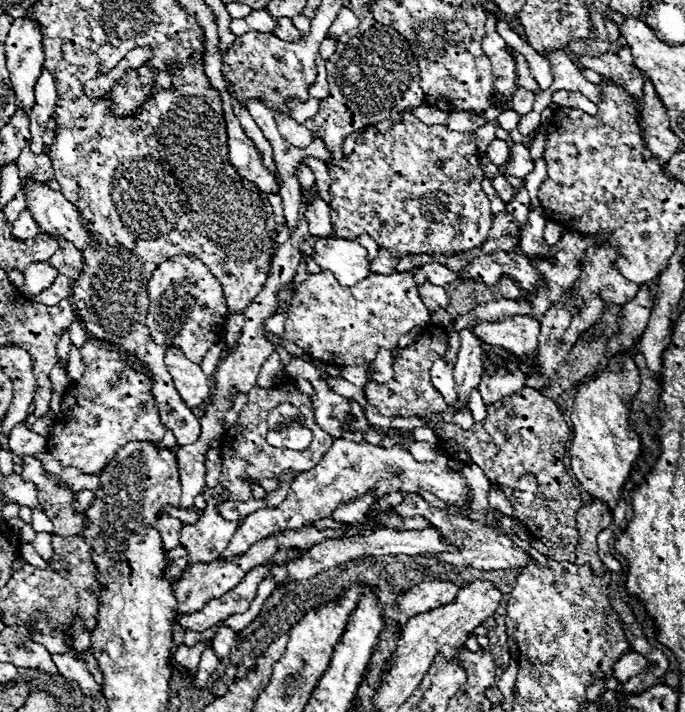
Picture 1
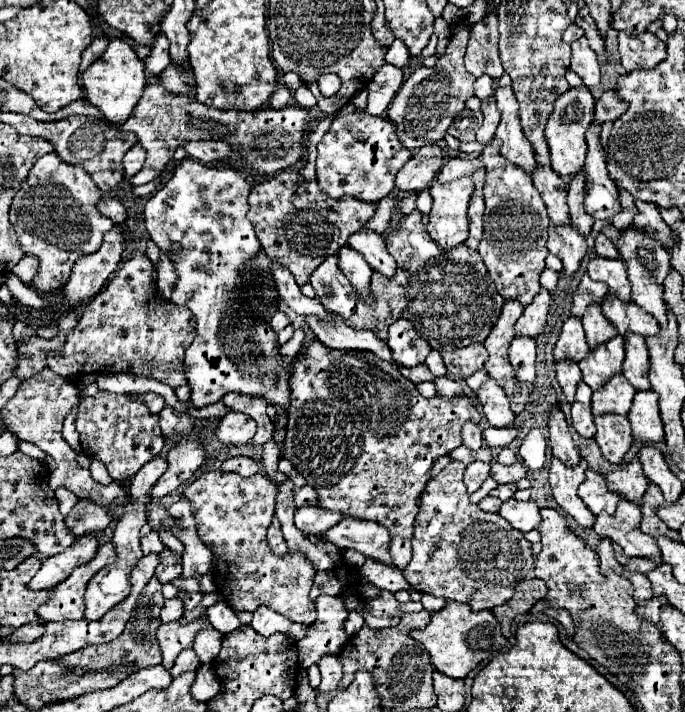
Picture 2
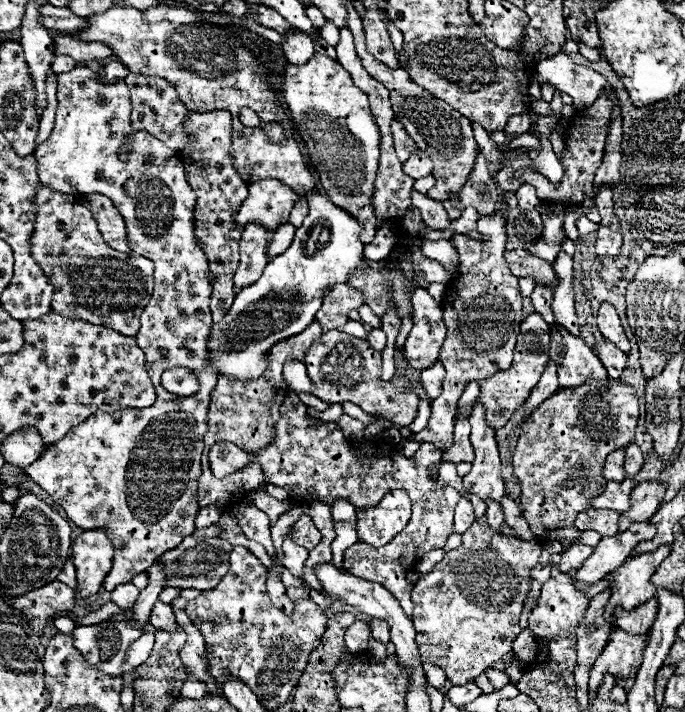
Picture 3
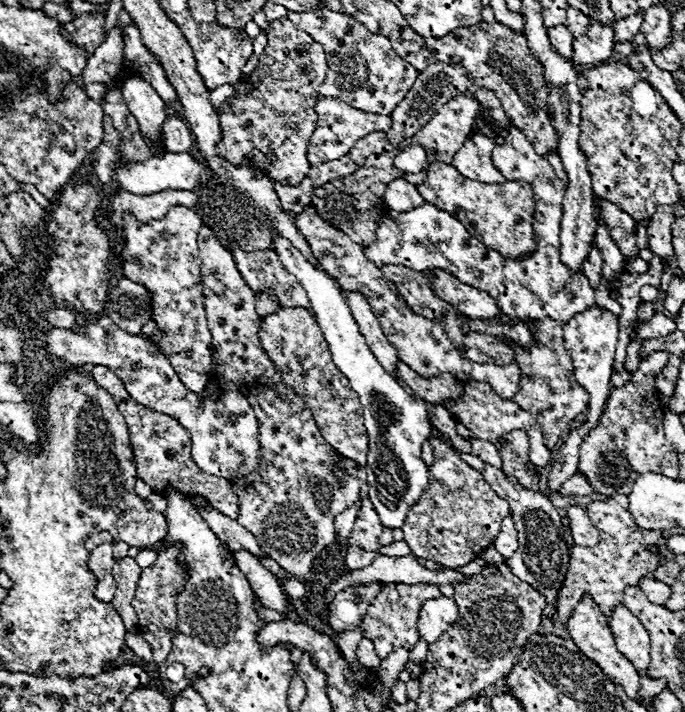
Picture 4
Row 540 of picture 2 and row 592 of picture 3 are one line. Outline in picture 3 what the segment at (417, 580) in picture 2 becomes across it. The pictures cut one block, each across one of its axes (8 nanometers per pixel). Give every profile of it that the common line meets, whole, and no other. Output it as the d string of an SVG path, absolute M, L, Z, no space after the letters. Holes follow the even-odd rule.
M486 516L476 518L462 534L462 544L448 550L444 558L428 572L420 574L418 598L414 598L414 628L416 646L422 662L444 668L446 678L454 686L464 686L482 674L494 662L500 662L512 650L512 642L520 634L518 618L530 590L530 570L538 564L542 546L538 542L524 542L512 536L502 536L488 526Z

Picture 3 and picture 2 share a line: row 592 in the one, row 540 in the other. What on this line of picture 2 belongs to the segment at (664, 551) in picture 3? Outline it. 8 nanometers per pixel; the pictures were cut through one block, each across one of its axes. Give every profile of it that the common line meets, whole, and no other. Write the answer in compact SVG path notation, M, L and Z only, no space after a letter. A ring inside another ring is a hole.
M620 500L614 516L602 512L594 520L594 530L602 538L610 538L612 542L624 548L626 556L652 556L660 560L660 550L656 540L640 530L640 506Z

